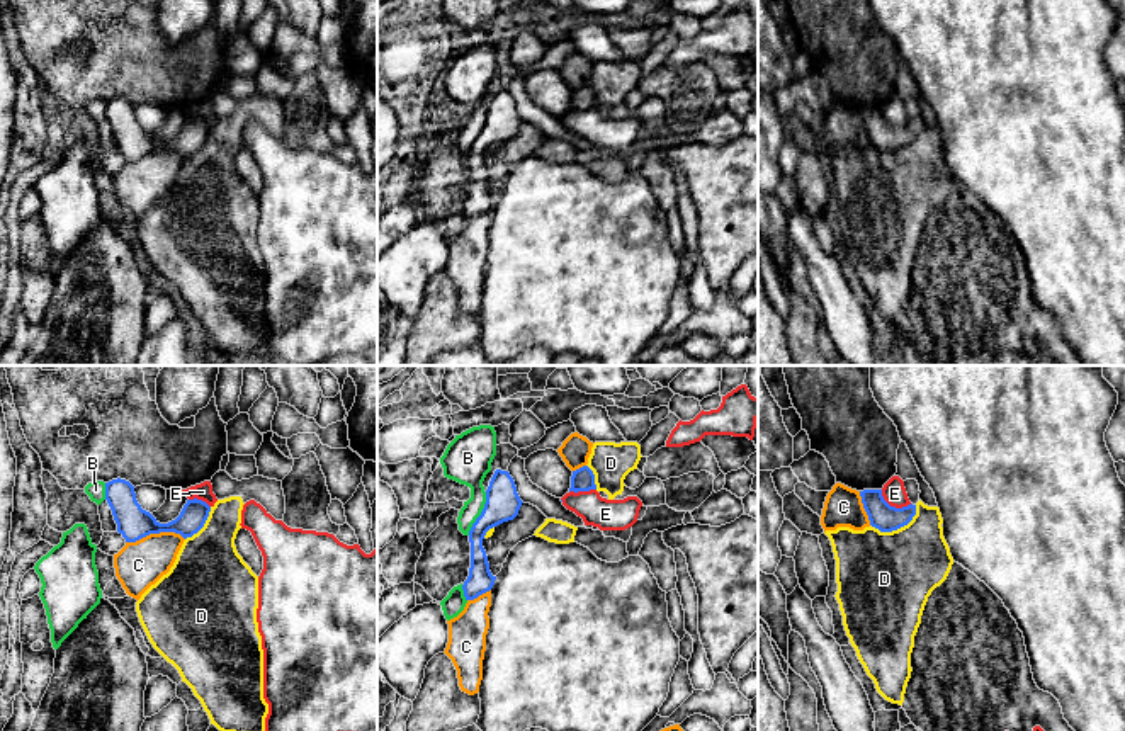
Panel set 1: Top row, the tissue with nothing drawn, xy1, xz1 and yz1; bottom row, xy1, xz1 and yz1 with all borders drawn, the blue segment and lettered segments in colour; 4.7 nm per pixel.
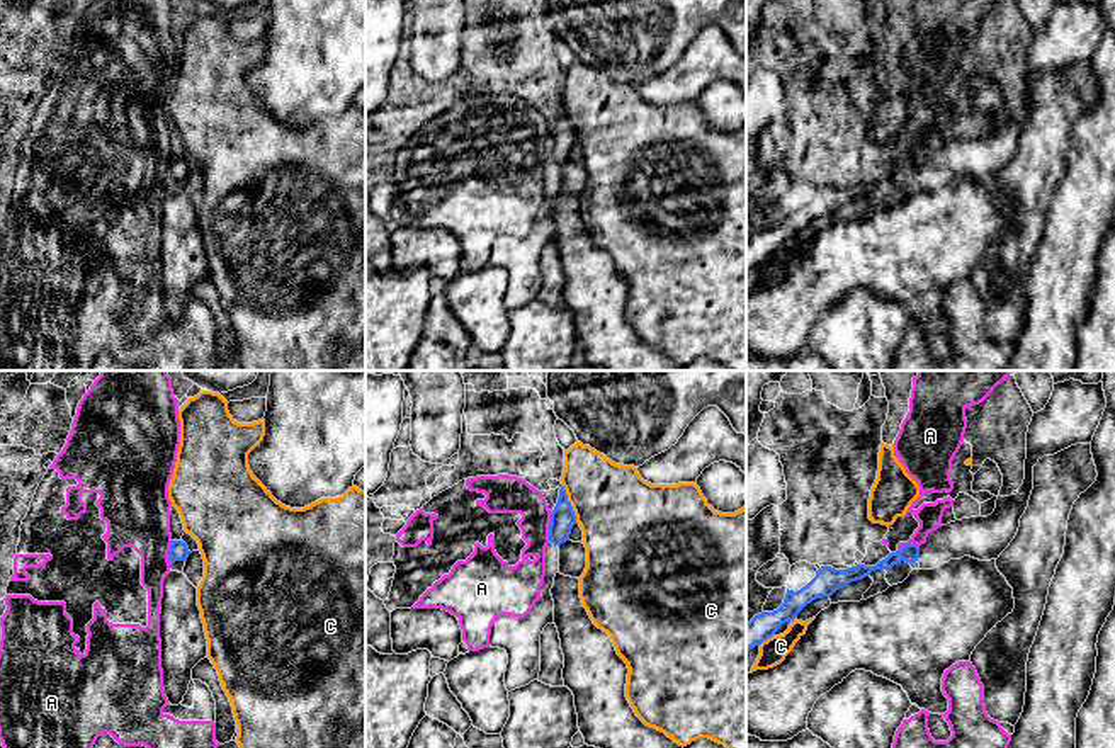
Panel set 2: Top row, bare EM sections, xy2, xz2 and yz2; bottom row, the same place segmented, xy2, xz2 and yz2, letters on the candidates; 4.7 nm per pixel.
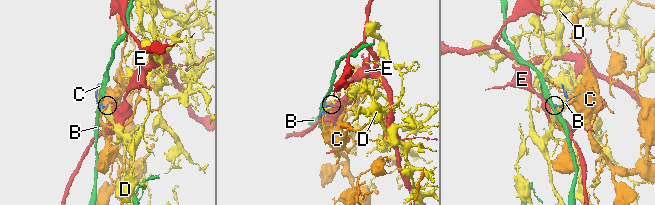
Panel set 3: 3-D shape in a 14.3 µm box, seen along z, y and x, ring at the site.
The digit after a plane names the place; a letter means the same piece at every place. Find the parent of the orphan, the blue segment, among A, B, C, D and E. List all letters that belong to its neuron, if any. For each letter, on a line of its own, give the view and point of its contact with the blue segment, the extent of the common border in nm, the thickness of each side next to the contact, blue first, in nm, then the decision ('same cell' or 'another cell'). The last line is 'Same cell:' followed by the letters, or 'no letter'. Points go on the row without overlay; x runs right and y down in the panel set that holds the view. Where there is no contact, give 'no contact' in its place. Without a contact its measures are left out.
A: xz2 (549, 147) | 140 nm | 120/180 nm | another cell
B: xz1 (481, 133) | 220 nm | 160/200 nm | another cell
C: xy1 (155, 152) | 280 nm | 160/220 nm | another cell
D: yz1 (898, 147) | 240 nm | 130/440 nm | another cell
E: yz1 (894, 126) | 170 nm | 130/110 nm | another cell
Same cell: no letter

